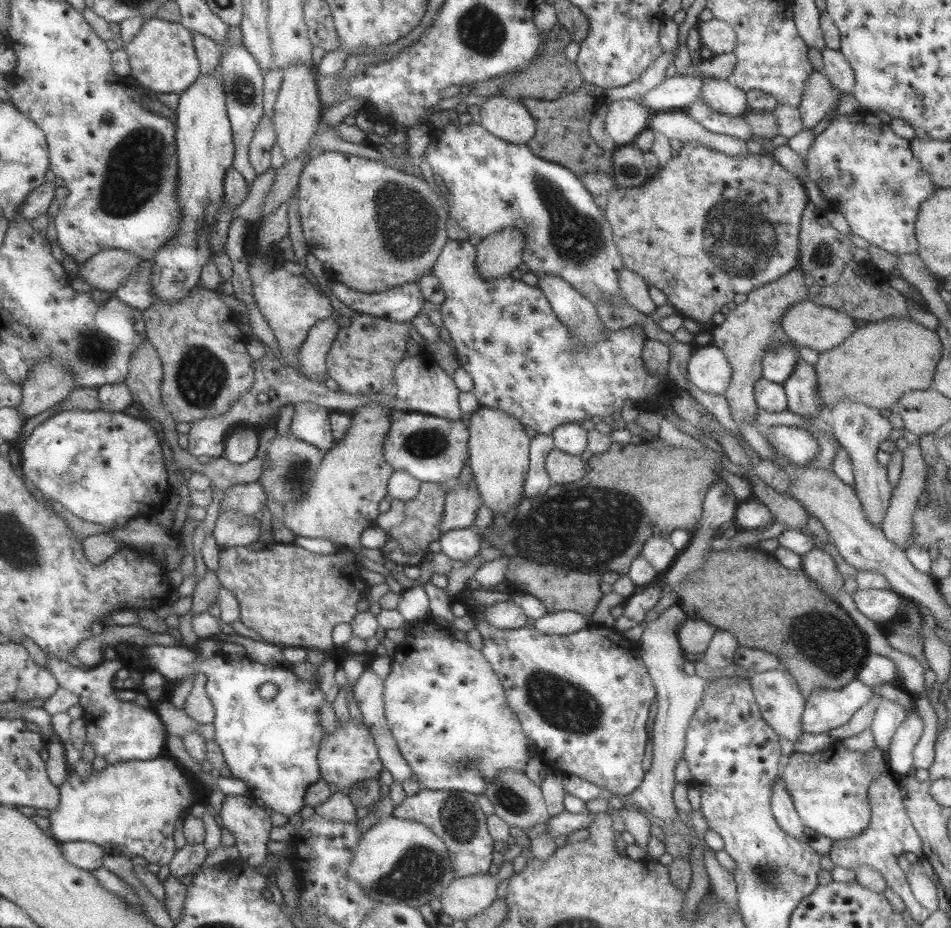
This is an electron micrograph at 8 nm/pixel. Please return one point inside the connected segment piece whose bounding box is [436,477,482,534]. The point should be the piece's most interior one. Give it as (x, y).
(460, 504)

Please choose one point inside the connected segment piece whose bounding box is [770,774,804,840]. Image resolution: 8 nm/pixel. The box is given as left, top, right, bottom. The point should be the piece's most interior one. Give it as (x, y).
(781, 805)

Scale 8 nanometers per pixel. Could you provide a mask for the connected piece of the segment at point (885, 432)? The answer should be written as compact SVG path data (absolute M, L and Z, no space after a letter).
M840 400L834 408L826 412L829 424L832 426L834 438L847 451L852 464L854 476L853 487L862 506L863 514L869 524L879 526L886 513L891 494L891 485L886 475L886 467L877 462L877 446L886 440L891 432L892 424L887 417L881 416L877 409L865 404Z

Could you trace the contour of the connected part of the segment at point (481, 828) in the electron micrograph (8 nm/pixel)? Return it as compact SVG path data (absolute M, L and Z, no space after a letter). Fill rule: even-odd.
M421 789L406 796L392 808L395 818L417 821L433 831L445 843L450 854L453 876L461 878L488 873L493 860L493 840L486 829L486 814L480 809L478 795L465 791Z

